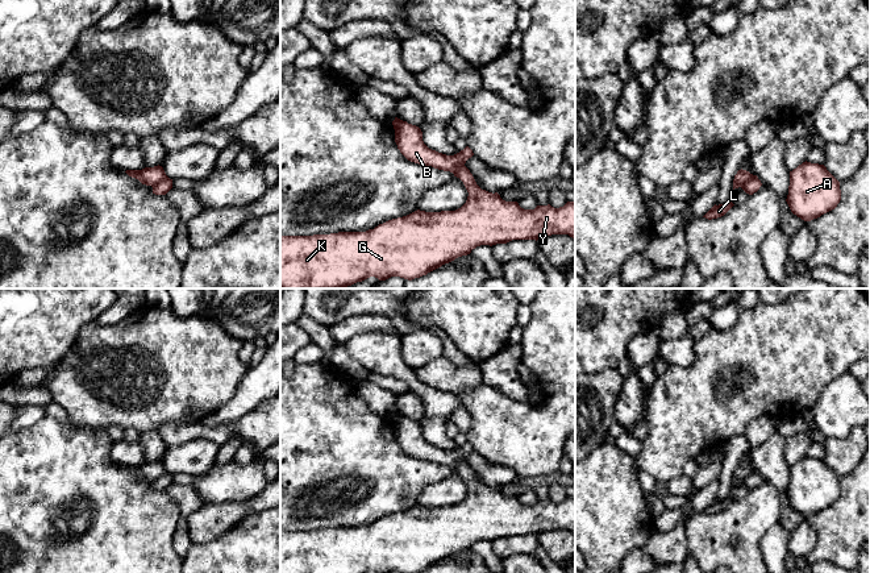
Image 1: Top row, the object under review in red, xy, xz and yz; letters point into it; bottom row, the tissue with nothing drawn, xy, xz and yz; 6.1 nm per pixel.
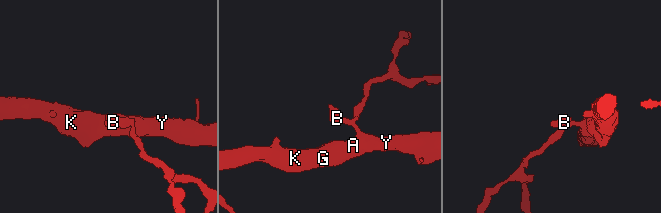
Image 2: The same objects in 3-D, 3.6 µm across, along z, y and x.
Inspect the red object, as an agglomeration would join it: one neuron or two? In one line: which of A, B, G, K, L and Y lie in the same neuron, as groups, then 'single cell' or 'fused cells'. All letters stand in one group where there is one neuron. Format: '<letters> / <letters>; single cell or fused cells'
A G K Y / B L; fused cells

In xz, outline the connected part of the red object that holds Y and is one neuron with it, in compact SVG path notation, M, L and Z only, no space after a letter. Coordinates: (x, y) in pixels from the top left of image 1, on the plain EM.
M465 460L453 469L469 487L466 498L455 506L417 505L366 527L280 531L280 573L420 573L480 540L537 536L551 530L569 530L575 535L575 497L559 503L548 499L524 505L517 497L505 497L498 487L482 485Z

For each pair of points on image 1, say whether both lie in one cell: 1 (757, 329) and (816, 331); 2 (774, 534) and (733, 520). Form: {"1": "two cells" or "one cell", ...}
{"1": "one cell", "2": "two cells"}

